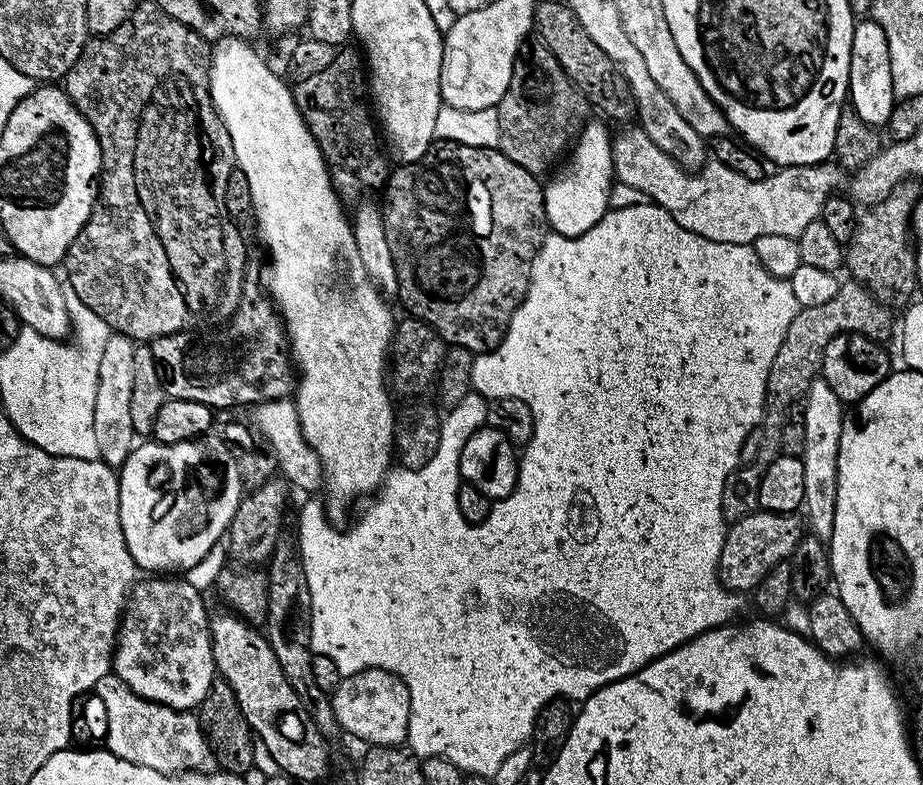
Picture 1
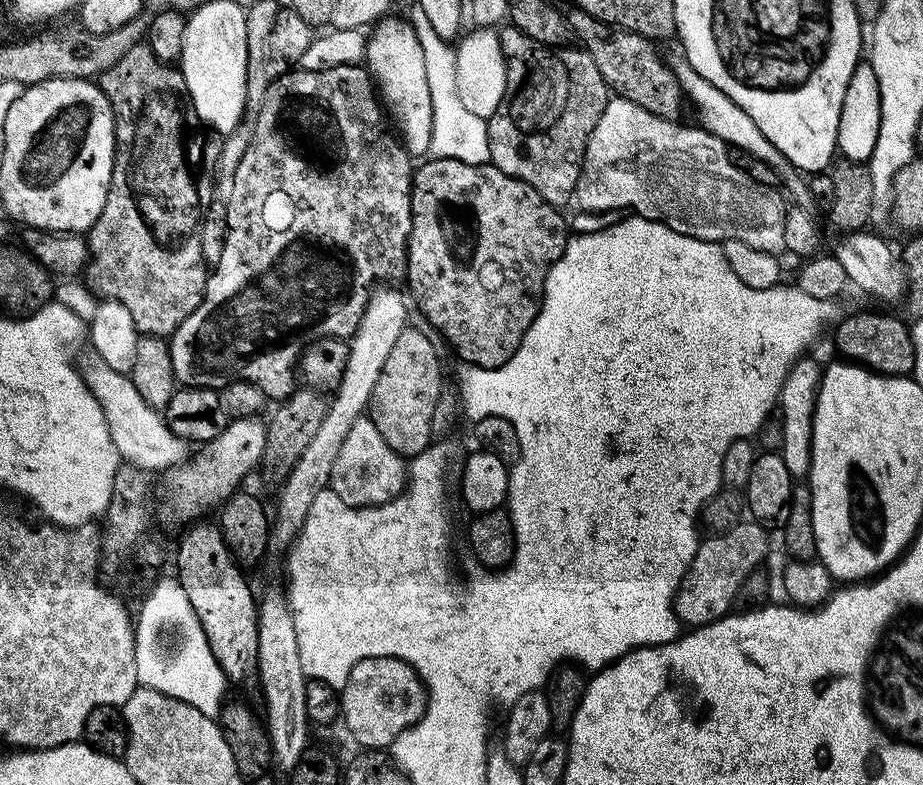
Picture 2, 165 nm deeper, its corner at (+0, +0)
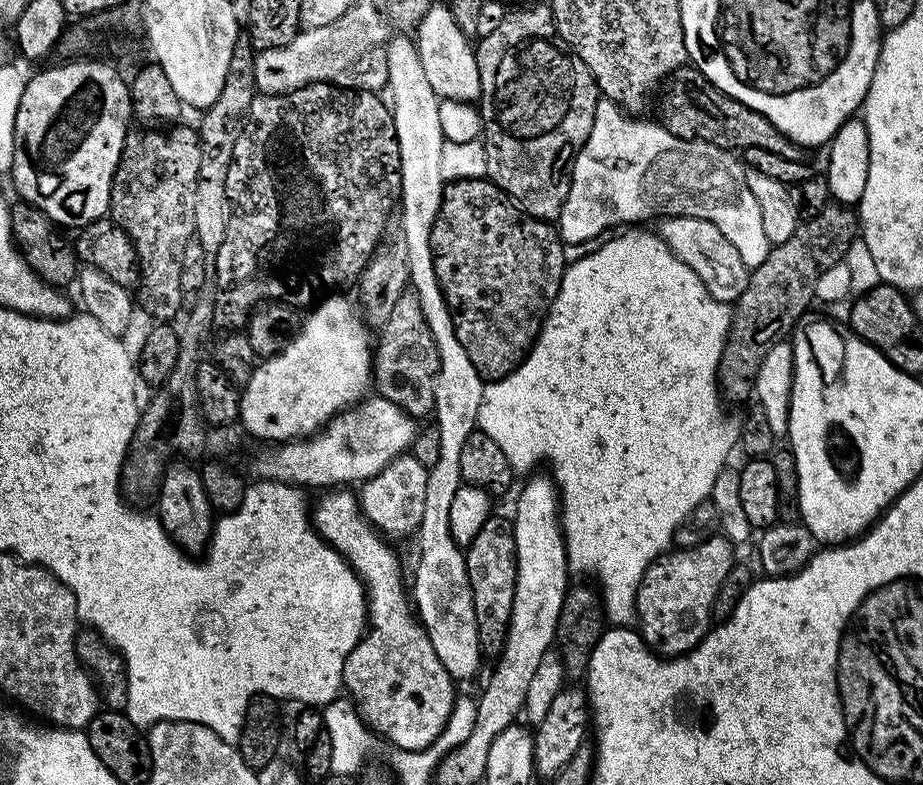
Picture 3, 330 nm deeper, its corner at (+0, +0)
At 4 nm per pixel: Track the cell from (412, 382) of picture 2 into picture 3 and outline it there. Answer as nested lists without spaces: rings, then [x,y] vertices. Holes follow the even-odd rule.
[[[405,290],[402,298],[394,305],[390,318],[379,329],[378,343],[374,348],[374,388],[379,395],[385,396],[394,406],[413,418],[431,417],[436,406],[436,375],[440,369],[438,346],[434,342],[434,334],[430,334],[430,326],[422,314],[422,302],[415,292]]]

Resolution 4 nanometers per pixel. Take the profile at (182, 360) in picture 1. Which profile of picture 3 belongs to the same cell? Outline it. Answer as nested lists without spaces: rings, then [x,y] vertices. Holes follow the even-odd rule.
[[[327,82],[327,83],[320,83],[320,84],[310,84],[310,85],[306,85],[306,87],[304,87],[304,88],[302,88],[302,89],[296,89],[296,90],[294,90],[294,91],[293,91],[293,92],[288,92],[288,93],[282,93],[282,94],[280,94],[280,95],[265,95],[265,94],[260,94],[260,95],[257,95],[257,96],[256,96],[256,97],[255,97],[255,99],[253,99],[253,102],[252,102],[252,105],[250,105],[250,107],[248,107],[248,114],[247,114],[247,116],[245,116],[245,118],[244,118],[244,124],[243,124],[243,126],[241,126],[241,128],[240,128],[240,133],[239,133],[239,134],[238,134],[238,138],[237,138],[237,139],[236,139],[236,141],[235,141],[235,142],[234,142],[234,154],[233,154],[233,155],[232,155],[232,161],[231,161],[231,162],[230,162],[230,170],[229,170],[229,171],[228,171],[228,173],[227,173],[227,174],[226,174],[226,194],[227,194],[227,195],[228,195],[228,199],[229,199],[229,200],[231,200],[231,201],[232,201],[232,213],[231,213],[231,214],[230,214],[230,218],[229,218],[229,219],[228,219],[228,229],[227,229],[227,230],[226,230],[226,238],[225,238],[225,239],[224,239],[224,241],[223,241],[223,242],[222,242],[222,246],[221,246],[221,247],[220,247],[220,248],[219,248],[219,249],[218,249],[218,250],[217,250],[217,251],[216,251],[216,254],[215,254],[215,257],[214,257],[214,263],[216,263],[216,268],[215,268],[215,264],[214,264],[214,280],[217,280],[217,282],[218,282],[218,283],[220,283],[220,288],[221,288],[221,292],[220,292],[220,293],[218,293],[218,294],[217,294],[217,293],[215,293],[215,296],[214,296],[214,310],[215,310],[215,311],[216,311],[216,320],[217,320],[217,321],[219,321],[219,323],[221,323],[221,322],[222,322],[222,323],[224,323],[224,324],[229,324],[229,325],[228,325],[228,326],[227,326],[227,327],[228,327],[228,328],[229,328],[229,329],[232,329],[232,330],[240,330],[240,329],[243,329],[243,328],[244,328],[244,327],[245,327],[245,325],[247,325],[247,322],[248,322],[248,319],[249,319],[249,317],[250,317],[250,315],[251,315],[251,314],[252,314],[252,313],[253,313],[253,311],[254,311],[254,309],[255,309],[255,308],[256,308],[256,307],[257,307],[257,306],[259,306],[259,305],[261,305],[261,304],[263,304],[263,303],[264,303],[264,302],[265,302],[265,301],[283,301],[283,300],[284,300],[284,299],[285,299],[285,297],[284,297],[284,295],[286,295],[286,294],[287,294],[287,292],[292,292],[292,296],[293,296],[293,298],[294,298],[294,299],[296,299],[296,300],[308,300],[308,299],[310,299],[310,298],[311,298],[311,296],[312,296],[312,287],[314,287],[314,286],[315,286],[315,284],[316,284],[316,283],[318,283],[318,282],[319,282],[319,280],[321,280],[321,282],[322,282],[322,283],[324,283],[324,284],[336,284],[336,283],[338,283],[338,282],[339,282],[339,280],[352,280],[352,281],[355,281],[355,280],[356,280],[356,279],[357,279],[357,277],[359,277],[359,275],[360,275],[360,273],[361,273],[361,272],[363,272],[363,270],[364,270],[364,267],[365,267],[365,266],[366,266],[366,265],[367,265],[367,264],[368,264],[368,260],[369,260],[369,259],[370,259],[370,257],[371,257],[371,256],[372,256],[372,253],[373,253],[373,252],[375,252],[375,251],[376,251],[376,247],[377,247],[377,245],[378,245],[378,244],[379,244],[379,243],[381,243],[381,240],[382,240],[382,237],[383,237],[383,236],[384,236],[384,235],[385,235],[385,233],[384,233],[384,234],[383,234],[383,232],[384,232],[384,223],[386,223],[386,222],[387,222],[387,220],[388,220],[388,211],[390,211],[390,210],[391,210],[391,208],[392,208],[392,211],[393,211],[393,209],[395,209],[395,208],[396,208],[396,207],[397,207],[397,204],[398,204],[398,189],[399,189],[399,186],[400,186],[400,147],[399,147],[399,146],[398,146],[398,138],[397,138],[397,137],[396,137],[396,127],[395,127],[395,126],[394,126],[394,122],[393,122],[393,121],[392,121],[392,110],[391,110],[391,107],[389,107],[389,105],[388,105],[388,104],[387,104],[387,103],[385,103],[385,101],[384,101],[384,104],[383,104],[383,102],[382,102],[382,101],[380,101],[380,99],[381,99],[381,97],[380,97],[380,96],[379,96],[379,95],[377,95],[377,93],[375,93],[375,92],[355,92],[355,91],[354,91],[354,90],[353,90],[353,89],[352,89],[352,88],[342,88],[342,87],[340,87],[340,85],[339,85],[339,84],[337,84],[337,83],[335,83],[335,82]],[[303,228],[304,228],[304,244],[305,244],[305,246],[306,246],[306,247],[308,247],[308,248],[328,248],[328,249],[326,249],[326,250],[325,250],[325,252],[324,252],[324,253],[322,253],[322,254],[321,254],[321,256],[320,256],[320,257],[318,257],[318,258],[317,258],[317,260],[316,260],[316,256],[315,256],[315,254],[314,254],[314,253],[312,253],[312,252],[307,252],[307,250],[306,250],[306,249],[304,249],[304,244],[303,244],[303,242],[302,242],[302,241],[300,241],[300,240],[296,240],[296,232],[300,232],[300,231],[302,231],[302,230],[303,230]]]

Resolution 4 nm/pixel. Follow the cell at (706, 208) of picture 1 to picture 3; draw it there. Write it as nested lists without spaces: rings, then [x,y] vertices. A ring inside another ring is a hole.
[[[597,100],[594,110],[594,126],[590,138],[582,146],[572,162],[570,194],[566,194],[566,206],[558,221],[560,239],[565,245],[584,244],[595,236],[603,237],[607,228],[615,224],[636,226],[639,220],[667,218],[669,216],[689,216],[714,222],[726,238],[734,245],[734,250],[742,254],[749,270],[766,262],[770,247],[766,238],[766,229],[762,226],[762,209],[758,207],[758,198],[750,191],[746,168],[739,159],[736,160],[727,148],[719,148],[697,140],[683,140],[664,129],[663,123],[651,124],[644,118],[633,118],[613,100]]]

